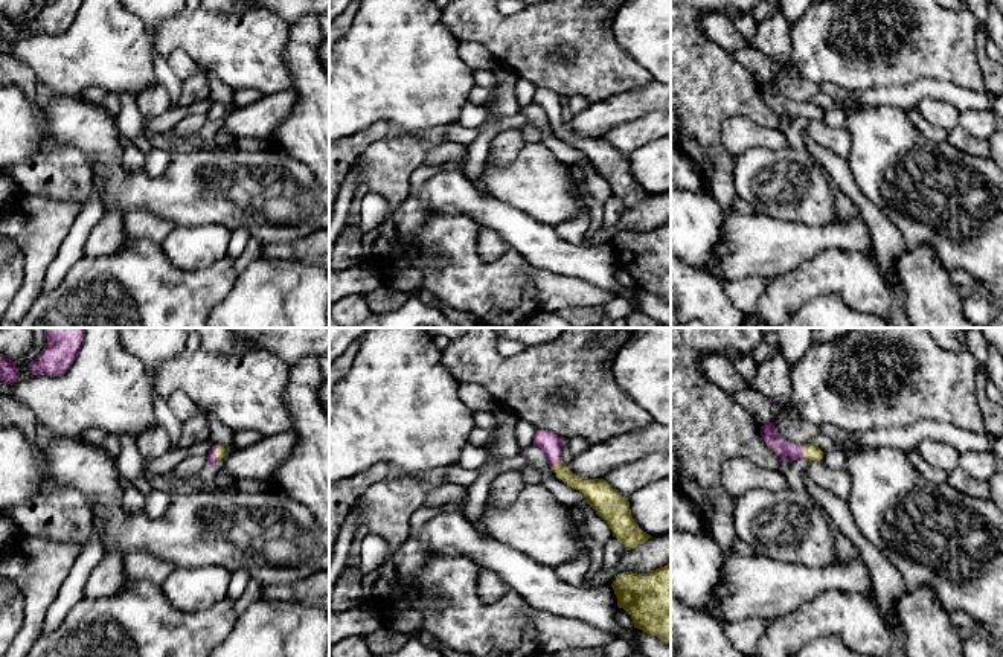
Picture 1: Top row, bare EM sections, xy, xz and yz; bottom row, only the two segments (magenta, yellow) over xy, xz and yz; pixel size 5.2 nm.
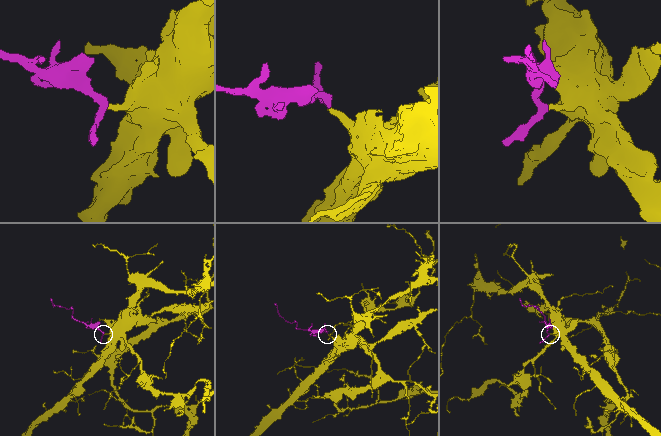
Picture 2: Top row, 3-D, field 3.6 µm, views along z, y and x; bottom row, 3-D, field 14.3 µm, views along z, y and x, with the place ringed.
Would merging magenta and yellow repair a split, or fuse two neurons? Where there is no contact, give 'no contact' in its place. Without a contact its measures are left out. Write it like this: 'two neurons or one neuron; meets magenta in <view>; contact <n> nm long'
one neuron; meets magenta in yz; contact 70 nm long

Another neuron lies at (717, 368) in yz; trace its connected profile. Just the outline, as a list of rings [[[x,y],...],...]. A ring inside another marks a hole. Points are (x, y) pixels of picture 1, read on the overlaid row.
[[[709,354],[700,358],[700,370],[713,384],[733,393],[742,389],[748,389],[751,384],[745,383],[730,363],[729,355]]]

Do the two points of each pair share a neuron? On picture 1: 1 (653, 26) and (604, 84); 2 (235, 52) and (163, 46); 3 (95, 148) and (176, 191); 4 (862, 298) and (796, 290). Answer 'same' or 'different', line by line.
1: different
2: same
3: same
4: same

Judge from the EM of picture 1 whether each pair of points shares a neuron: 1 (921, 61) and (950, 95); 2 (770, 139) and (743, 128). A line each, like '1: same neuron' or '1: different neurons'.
1: different neurons
2: same neuron

